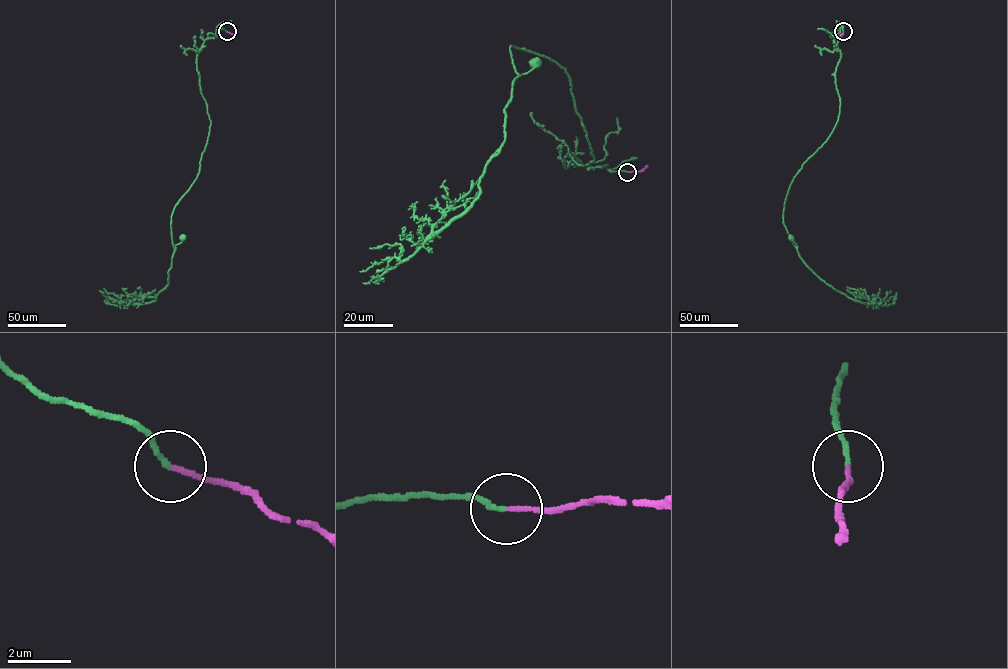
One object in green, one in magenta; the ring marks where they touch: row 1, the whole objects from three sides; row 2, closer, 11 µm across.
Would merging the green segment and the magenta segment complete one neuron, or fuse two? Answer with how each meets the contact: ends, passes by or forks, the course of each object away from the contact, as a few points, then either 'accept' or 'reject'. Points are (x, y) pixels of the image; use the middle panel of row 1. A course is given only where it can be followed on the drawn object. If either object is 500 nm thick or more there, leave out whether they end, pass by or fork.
green ends there; magenta ends there; green runs (627, 171), (565, 166), (594, 159), (590, 144), (566, 71), (510, 47), (519, 76), (533, 61); magenta runs (627, 171), (642, 171), (648, 165); accept

